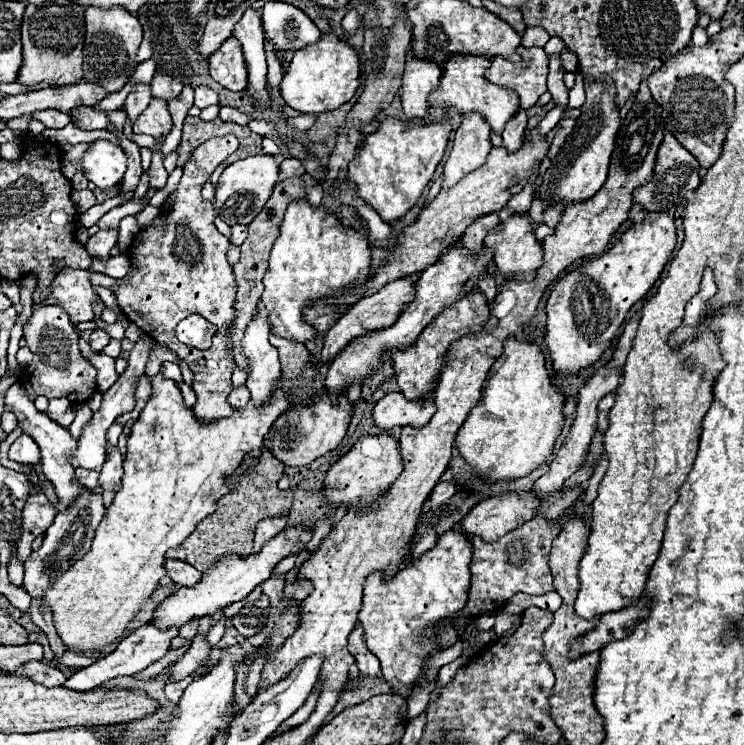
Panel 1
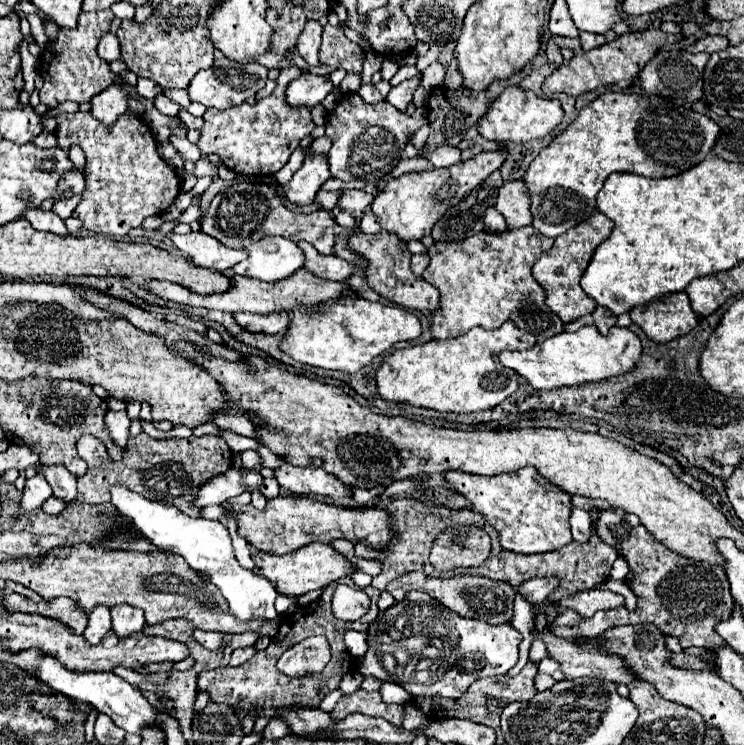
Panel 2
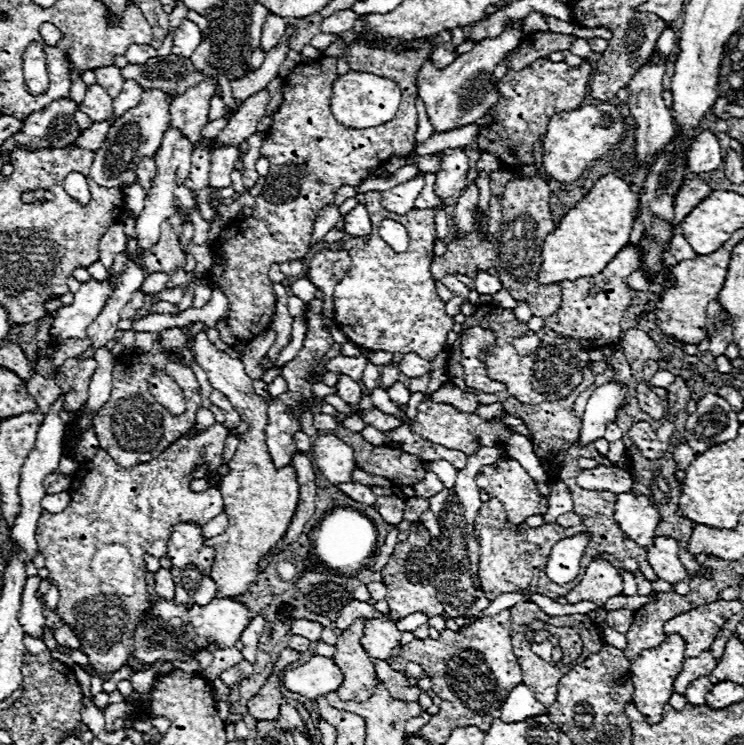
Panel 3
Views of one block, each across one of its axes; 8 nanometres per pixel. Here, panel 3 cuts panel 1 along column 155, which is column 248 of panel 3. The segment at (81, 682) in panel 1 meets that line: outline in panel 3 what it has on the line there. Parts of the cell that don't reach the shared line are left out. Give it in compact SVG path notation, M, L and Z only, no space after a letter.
M256 616L256 618L250 620L248 628L246 628L246 630L242 632L242 636L240 636L240 640L242 640L242 644L244 644L242 656L244 656L244 660L248 660L250 664L256 662L256 650L258 650L258 640L260 640L262 632L264 632L264 618L262 618L262 616Z

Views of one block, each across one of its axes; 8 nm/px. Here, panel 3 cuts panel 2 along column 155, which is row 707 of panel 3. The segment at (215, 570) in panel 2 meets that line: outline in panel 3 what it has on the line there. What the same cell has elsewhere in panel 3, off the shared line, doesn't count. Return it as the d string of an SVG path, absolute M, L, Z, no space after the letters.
M518 684L508 692L506 702L502 704L502 716L504 722L520 722L538 714L546 714L546 708L534 698L528 686Z

